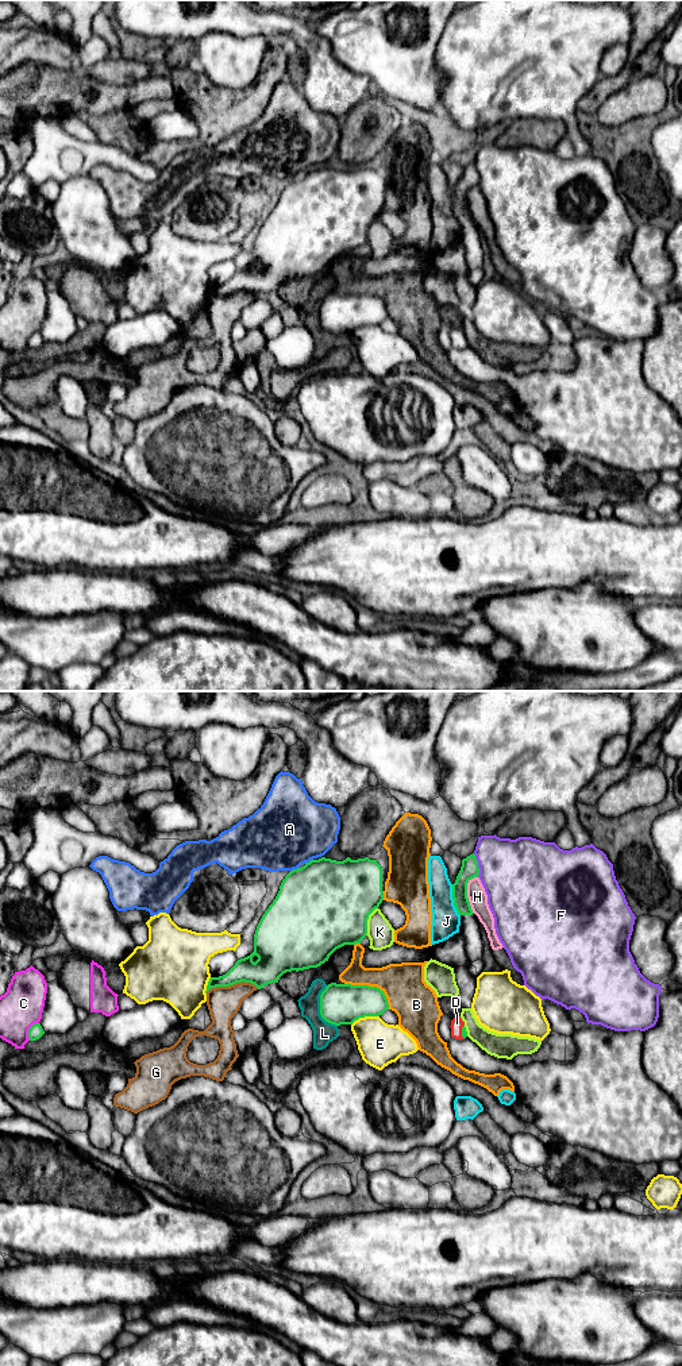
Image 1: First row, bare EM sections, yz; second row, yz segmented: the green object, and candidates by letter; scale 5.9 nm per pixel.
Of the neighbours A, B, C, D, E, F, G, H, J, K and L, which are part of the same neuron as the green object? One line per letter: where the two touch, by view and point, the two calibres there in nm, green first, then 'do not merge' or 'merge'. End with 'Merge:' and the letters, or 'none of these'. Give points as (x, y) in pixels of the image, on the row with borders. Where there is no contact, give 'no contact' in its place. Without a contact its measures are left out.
A: contact yz (295, 869); calibres 500 and 440 nm; do not merge
B: contact yz (372, 987); calibres 240 and 260 nm; do not merge
C: contact yz (29, 1030); calibres 90 and 260 nm; do not merge
D: contact yz (462, 1031); calibres 30 and 80 nm; merge
E: contact yz (365, 1015); calibres 240 and 260 nm; do not merge
F: contact yz (477, 865); calibres 110 and 440 nm; do not merge
G: contact yz (231, 984); calibres 170 and 190 nm; do not merge
H: contact yz (466, 894); calibres 110 and 110 nm; do not merge
J: contact yz (454, 900); calibres 110 and 170 nm; do not merge
K: contact yz (366, 921); calibres 500 and 160 nm; do not merge
L: contact yz (320, 1008); calibres 240 and 130 nm; do not merge
Merge: D

